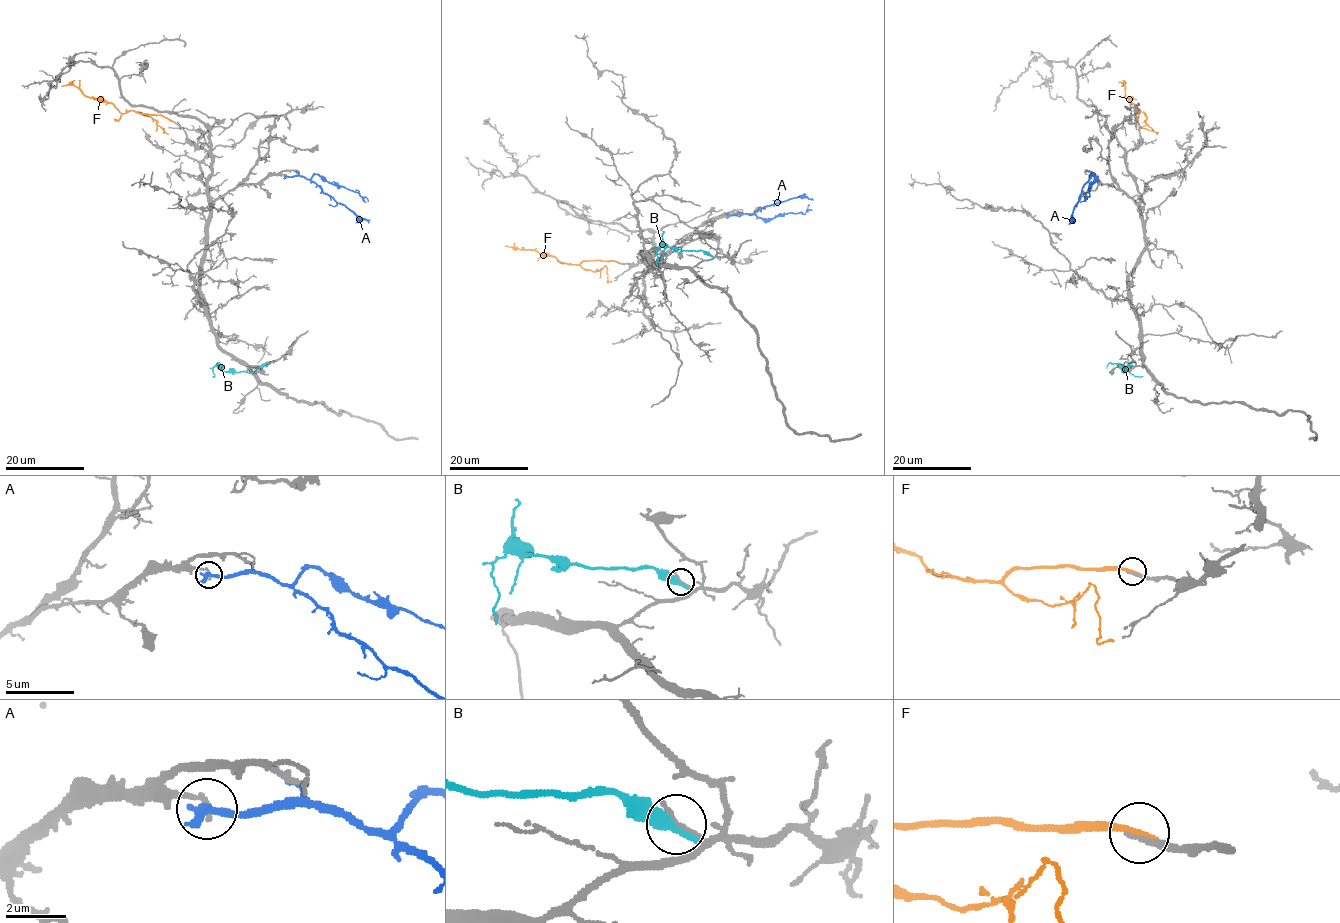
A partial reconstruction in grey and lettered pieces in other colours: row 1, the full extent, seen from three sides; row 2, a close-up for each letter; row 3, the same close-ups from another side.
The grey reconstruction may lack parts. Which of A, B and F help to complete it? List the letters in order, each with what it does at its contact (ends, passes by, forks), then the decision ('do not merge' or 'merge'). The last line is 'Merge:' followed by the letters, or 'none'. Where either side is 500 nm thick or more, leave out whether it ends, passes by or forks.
A: it ends | do not merge
B: do not merge
F: it ends | merge
Merge: F

